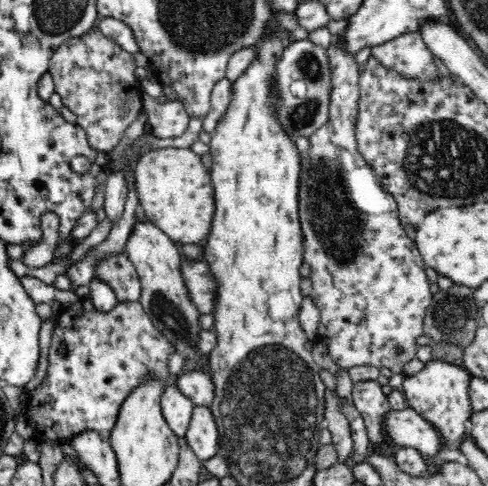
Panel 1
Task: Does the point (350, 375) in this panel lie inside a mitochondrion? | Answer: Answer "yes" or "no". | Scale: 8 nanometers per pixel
no

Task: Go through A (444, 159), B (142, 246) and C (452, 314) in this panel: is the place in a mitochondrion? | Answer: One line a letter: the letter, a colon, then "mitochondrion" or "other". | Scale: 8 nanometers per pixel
A: mitochondrion
B: other
C: mitochondrion

